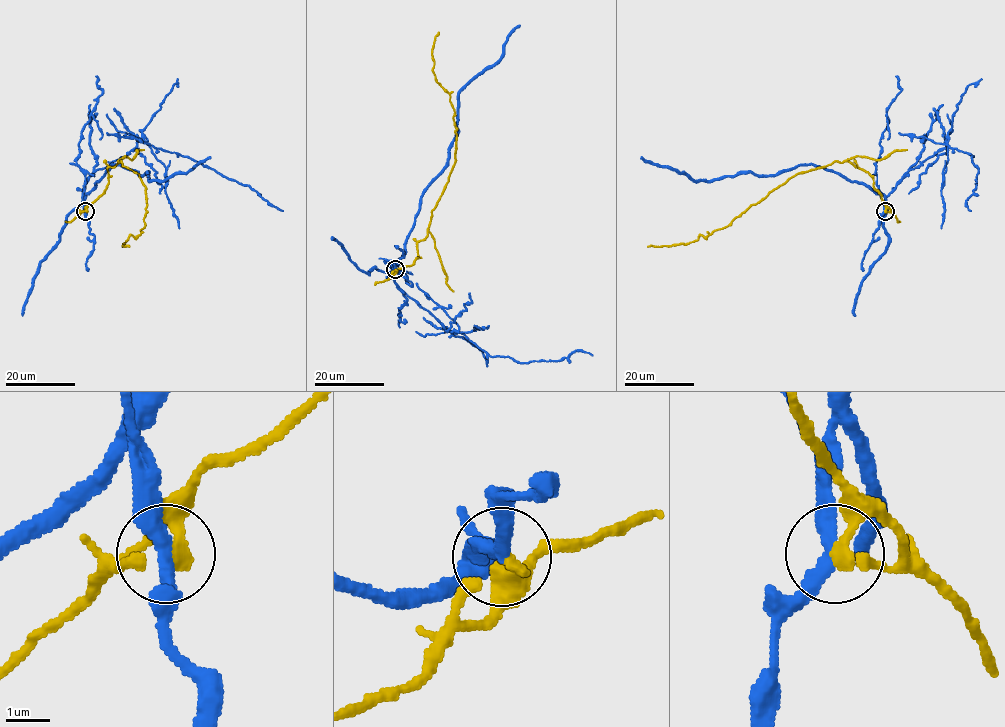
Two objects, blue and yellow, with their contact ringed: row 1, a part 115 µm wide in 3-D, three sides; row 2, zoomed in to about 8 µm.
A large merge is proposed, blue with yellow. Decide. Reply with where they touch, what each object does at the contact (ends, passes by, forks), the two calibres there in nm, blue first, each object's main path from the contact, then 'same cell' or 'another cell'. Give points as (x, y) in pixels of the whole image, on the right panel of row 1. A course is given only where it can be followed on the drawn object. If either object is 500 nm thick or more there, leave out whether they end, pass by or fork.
place (885, 211); blue passes by; yellow ends; calibres 320 and 320 nm; course blue (885, 210), (881, 194), (812, 165), (797, 165), (772, 175), (738, 172), (693, 180), (641, 157); course yellow (885, 210), (867, 171), (834, 161), (799, 172), (705, 237), (648, 247); another cell

